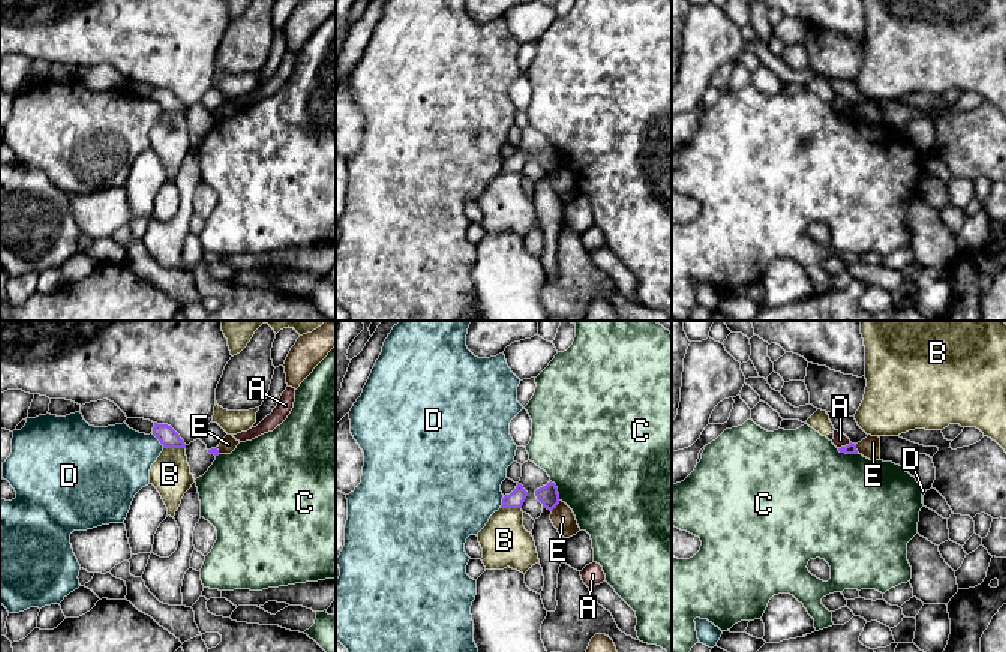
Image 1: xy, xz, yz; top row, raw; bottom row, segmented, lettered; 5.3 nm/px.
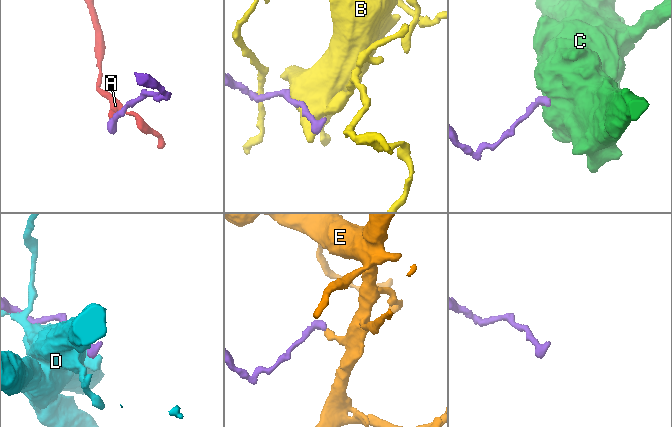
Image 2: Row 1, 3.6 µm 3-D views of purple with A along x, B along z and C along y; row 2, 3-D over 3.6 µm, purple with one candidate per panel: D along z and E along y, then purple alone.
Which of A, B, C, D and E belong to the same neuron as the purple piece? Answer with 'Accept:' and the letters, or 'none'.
Accept: none

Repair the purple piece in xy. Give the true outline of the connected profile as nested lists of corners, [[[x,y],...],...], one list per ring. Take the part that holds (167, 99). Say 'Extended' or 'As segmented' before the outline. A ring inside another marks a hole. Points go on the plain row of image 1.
As segmented. [[[154,87],[153,99],[160,105],[163,112],[186,112],[180,99],[168,88]]]

